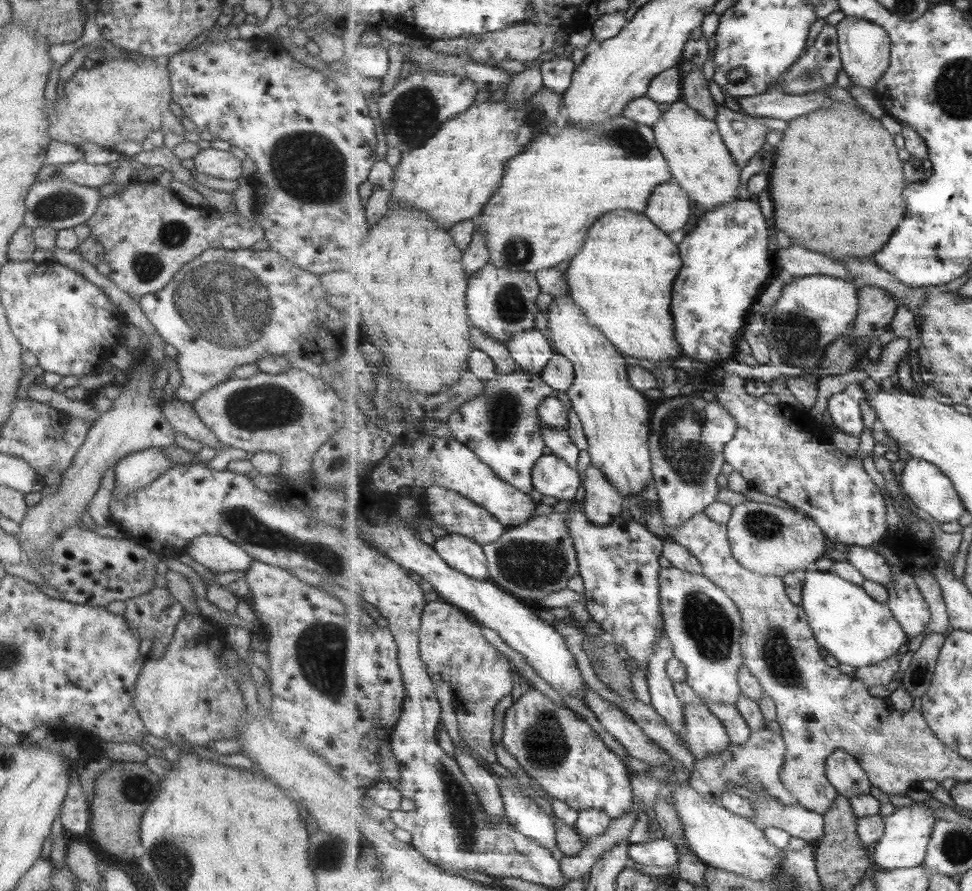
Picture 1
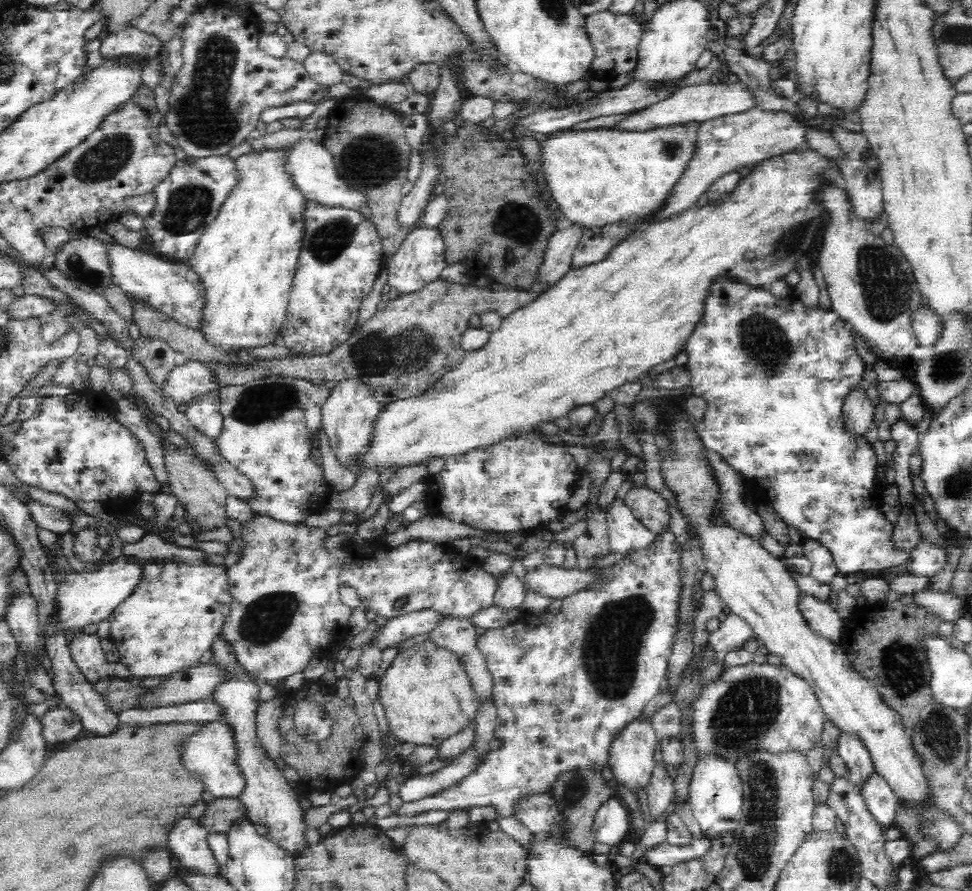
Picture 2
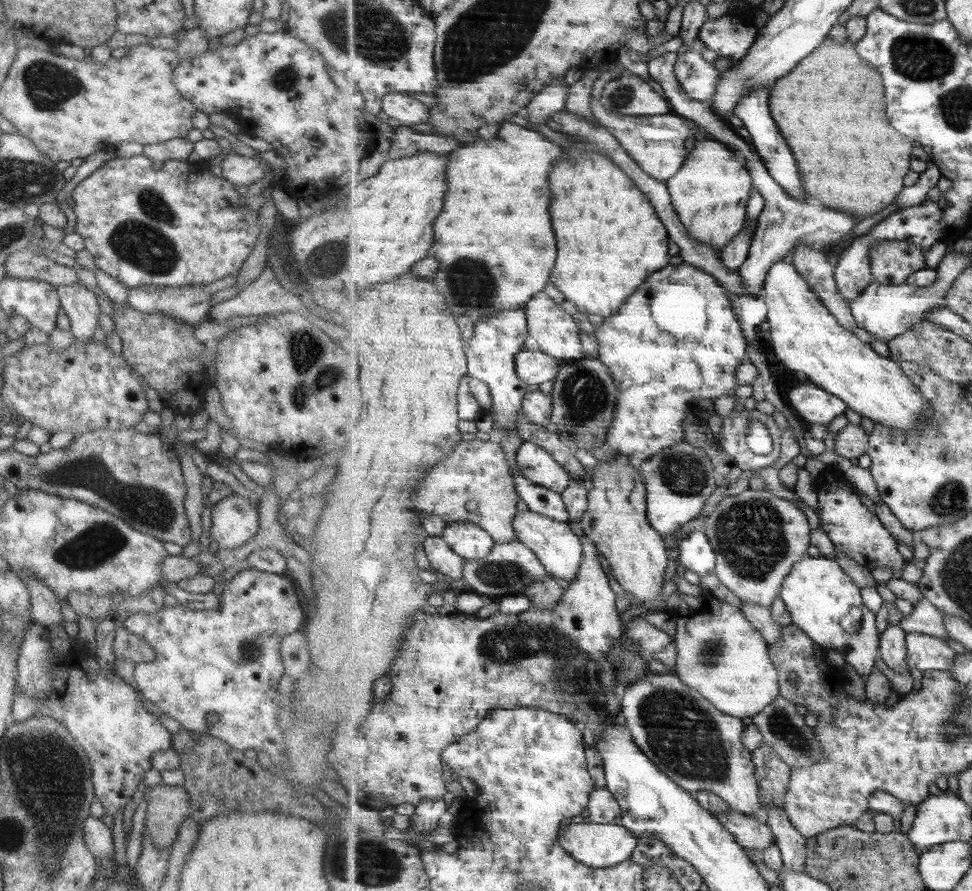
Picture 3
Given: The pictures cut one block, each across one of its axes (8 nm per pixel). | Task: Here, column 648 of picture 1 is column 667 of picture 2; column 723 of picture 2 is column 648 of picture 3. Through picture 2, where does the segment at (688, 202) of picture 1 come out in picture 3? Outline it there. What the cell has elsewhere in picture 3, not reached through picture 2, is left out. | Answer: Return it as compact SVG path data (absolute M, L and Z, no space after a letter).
M593 101L591 109L595 118L607 127L611 134L627 149L627 152L637 161L638 166L652 178L660 182L669 182L681 170L689 156L685 142L689 136L702 130L701 126L691 128L687 119L673 112L655 117L627 117L626 115L608 110L600 101Z

